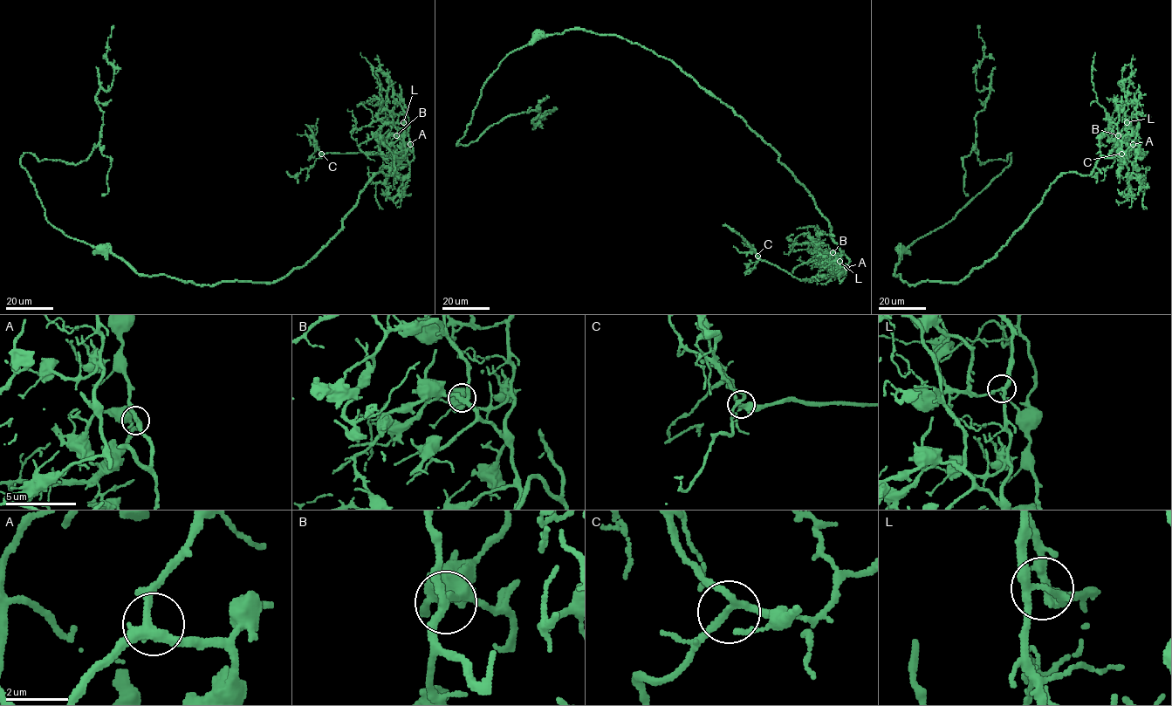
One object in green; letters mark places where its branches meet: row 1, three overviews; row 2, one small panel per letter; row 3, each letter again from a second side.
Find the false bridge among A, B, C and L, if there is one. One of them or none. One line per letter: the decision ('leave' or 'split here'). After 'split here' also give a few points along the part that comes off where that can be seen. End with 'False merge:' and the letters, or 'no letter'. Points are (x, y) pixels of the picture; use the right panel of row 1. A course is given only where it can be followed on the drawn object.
A: leave
B: leave
C: leave
L: leave
False merge: no letter

